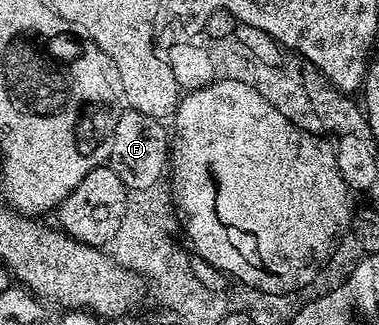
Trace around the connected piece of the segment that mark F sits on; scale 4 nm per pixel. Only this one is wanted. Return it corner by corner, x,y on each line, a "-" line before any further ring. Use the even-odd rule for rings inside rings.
124,107
118,113
111,142
107,148
107,162
128,191
143,191
158,185
164,179
162,176
168,171
170,145
168,127
160,119

